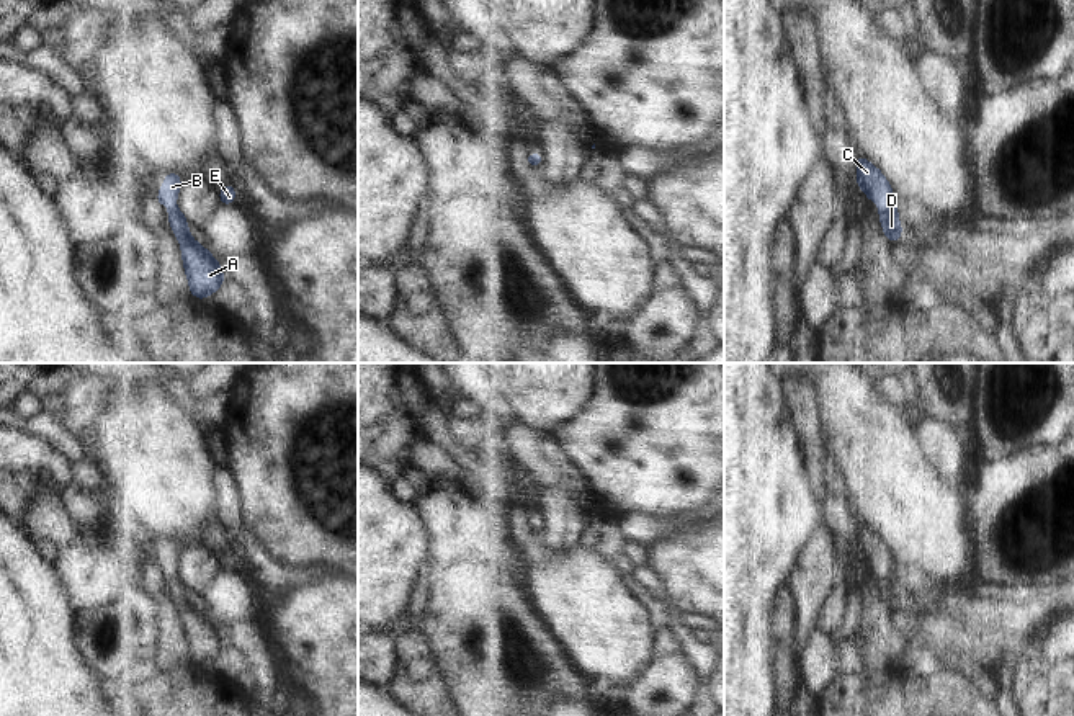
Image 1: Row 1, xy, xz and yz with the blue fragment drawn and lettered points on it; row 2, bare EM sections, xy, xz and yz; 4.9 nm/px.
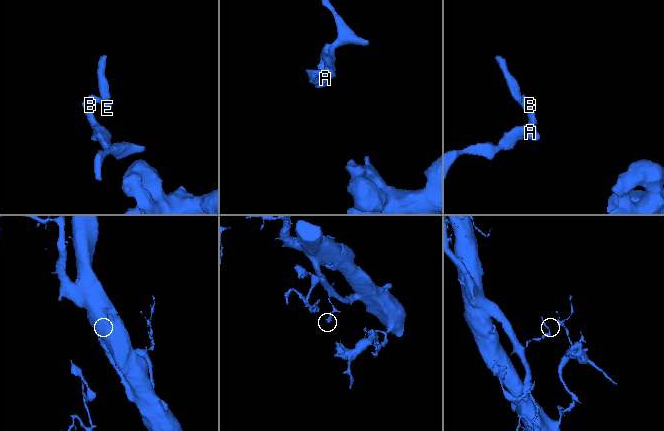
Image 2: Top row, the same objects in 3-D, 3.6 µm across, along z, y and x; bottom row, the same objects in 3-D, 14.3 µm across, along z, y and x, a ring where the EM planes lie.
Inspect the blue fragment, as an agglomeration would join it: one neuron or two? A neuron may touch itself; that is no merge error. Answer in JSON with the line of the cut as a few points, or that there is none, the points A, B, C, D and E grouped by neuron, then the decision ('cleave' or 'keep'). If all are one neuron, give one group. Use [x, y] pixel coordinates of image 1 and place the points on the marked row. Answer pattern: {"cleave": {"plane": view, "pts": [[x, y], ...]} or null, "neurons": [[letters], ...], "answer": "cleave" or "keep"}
{"cleave": null, "neurons": [["A", "B", "C", "D", "E"]], "answer": "keep"}

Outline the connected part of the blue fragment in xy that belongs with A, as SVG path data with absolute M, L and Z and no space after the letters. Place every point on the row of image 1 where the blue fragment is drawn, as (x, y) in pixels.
M172 172L165 177L157 195L159 204L168 206L168 222L181 244L183 266L190 281L190 291L203 299L219 289L226 280L217 260L188 232L188 222L183 213L175 206L181 178Z

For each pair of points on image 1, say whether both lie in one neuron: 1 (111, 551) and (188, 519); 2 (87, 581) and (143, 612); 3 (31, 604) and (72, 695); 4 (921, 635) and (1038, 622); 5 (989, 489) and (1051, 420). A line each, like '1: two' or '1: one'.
1: two
2: two
3: one
4: one
5: two

